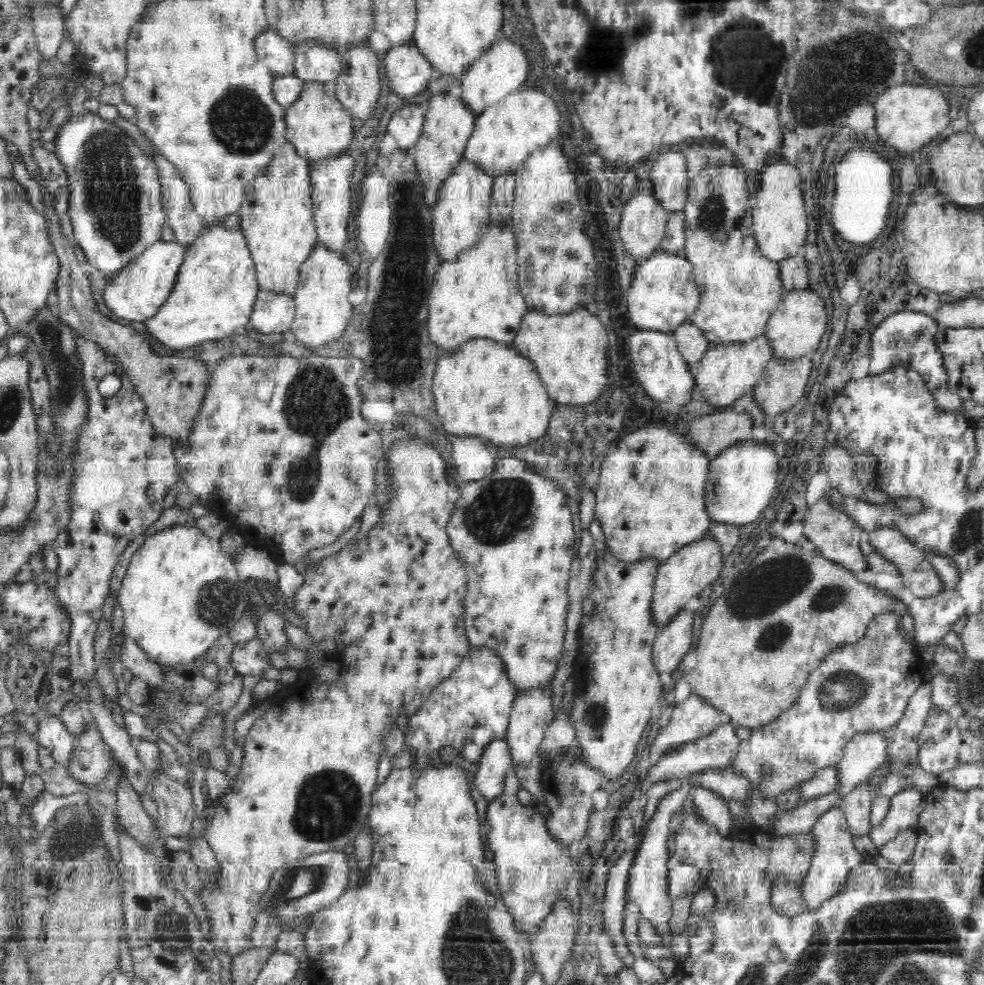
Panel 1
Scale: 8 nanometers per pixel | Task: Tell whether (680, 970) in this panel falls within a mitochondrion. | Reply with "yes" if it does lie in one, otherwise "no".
no

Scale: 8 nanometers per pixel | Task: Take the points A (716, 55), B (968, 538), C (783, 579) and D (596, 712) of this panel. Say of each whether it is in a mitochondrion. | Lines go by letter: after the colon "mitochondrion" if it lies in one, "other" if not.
A: other
B: mitochondrion
C: mitochondrion
D: mitochondrion

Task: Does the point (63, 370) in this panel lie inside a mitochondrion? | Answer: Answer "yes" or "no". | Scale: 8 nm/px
yes

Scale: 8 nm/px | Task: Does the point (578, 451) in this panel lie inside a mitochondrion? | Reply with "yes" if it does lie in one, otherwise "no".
yes

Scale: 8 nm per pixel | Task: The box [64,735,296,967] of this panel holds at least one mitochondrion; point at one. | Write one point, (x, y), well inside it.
(168, 922)

